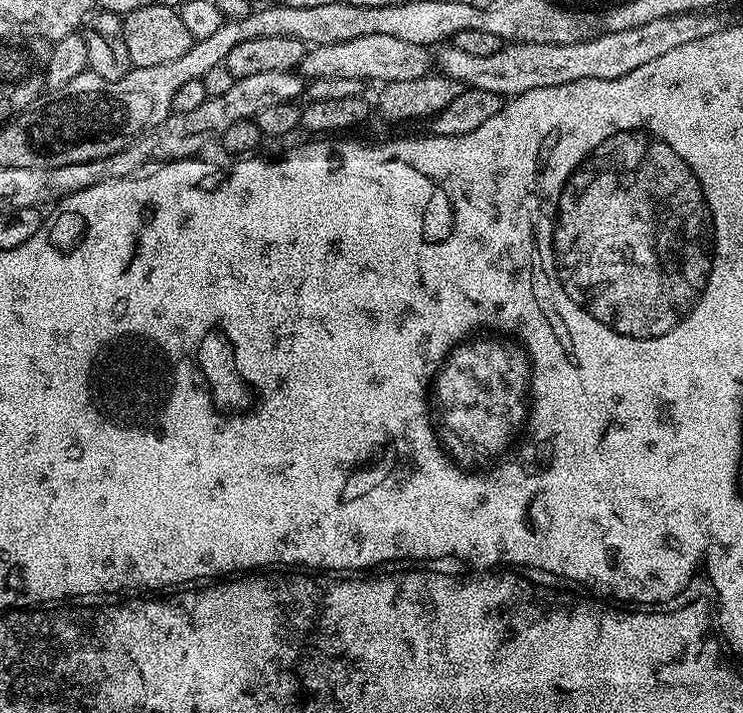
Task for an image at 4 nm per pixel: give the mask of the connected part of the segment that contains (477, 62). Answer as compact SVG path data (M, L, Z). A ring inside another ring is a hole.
M656 19L646 22L644 26L632 27L630 30L600 33L598 37L584 40L582 43L514 43L508 42L501 45L494 54L471 55L451 46L444 46L438 52L438 68L451 80L456 80L464 88L477 88L498 93L501 98L515 98L522 93L534 89L544 89L546 86L565 85L567 82L582 81L586 78L601 78L609 81L610 78L622 77L631 70L652 62L659 55L666 54L665 50L656 54L656 40L652 40L652 30L656 26Z

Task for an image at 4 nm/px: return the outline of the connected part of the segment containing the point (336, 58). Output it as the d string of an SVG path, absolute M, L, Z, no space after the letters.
M362 34L362 38L350 38L350 42L311 45L305 51L298 71L305 78L358 78L365 82L380 80L379 83L385 85L390 82L414 82L414 78L429 75L433 68L434 56L427 48L394 38L394 34Z

